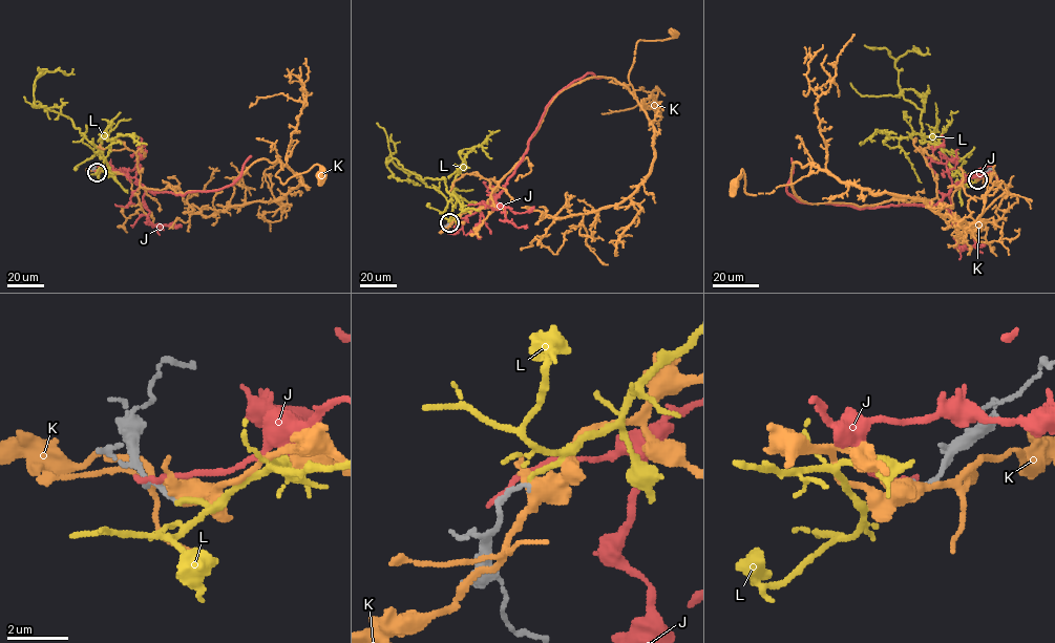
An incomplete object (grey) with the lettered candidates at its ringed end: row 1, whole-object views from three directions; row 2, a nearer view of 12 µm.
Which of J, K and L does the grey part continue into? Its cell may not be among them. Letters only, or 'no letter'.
L

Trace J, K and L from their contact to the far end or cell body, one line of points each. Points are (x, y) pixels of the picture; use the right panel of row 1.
J: (978, 177), (971, 171), (935, 205), (861, 209), (808, 204), (799, 201), (786, 189), (793, 167), (790, 157)
K: (977, 178), (947, 207), (808, 204), (792, 168), (811, 163), (771, 193), (748, 194), (742, 169), (734, 183)
L: (977, 179), (920, 141), (923, 111), (895, 97), (895, 62), (926, 47)

